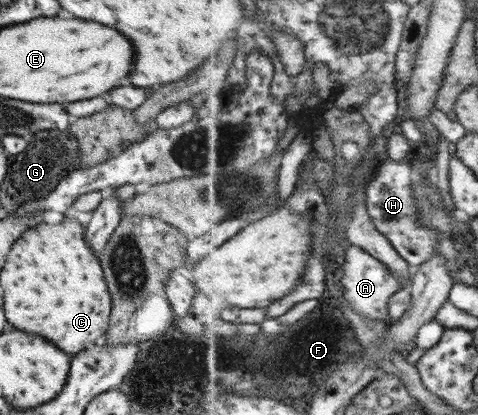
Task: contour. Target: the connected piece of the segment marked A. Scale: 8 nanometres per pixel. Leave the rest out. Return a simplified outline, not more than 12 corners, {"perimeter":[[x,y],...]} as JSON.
{"perimeter":[[363,249],[346,251],[341,286],[352,311],[384,322],[411,284]]}

